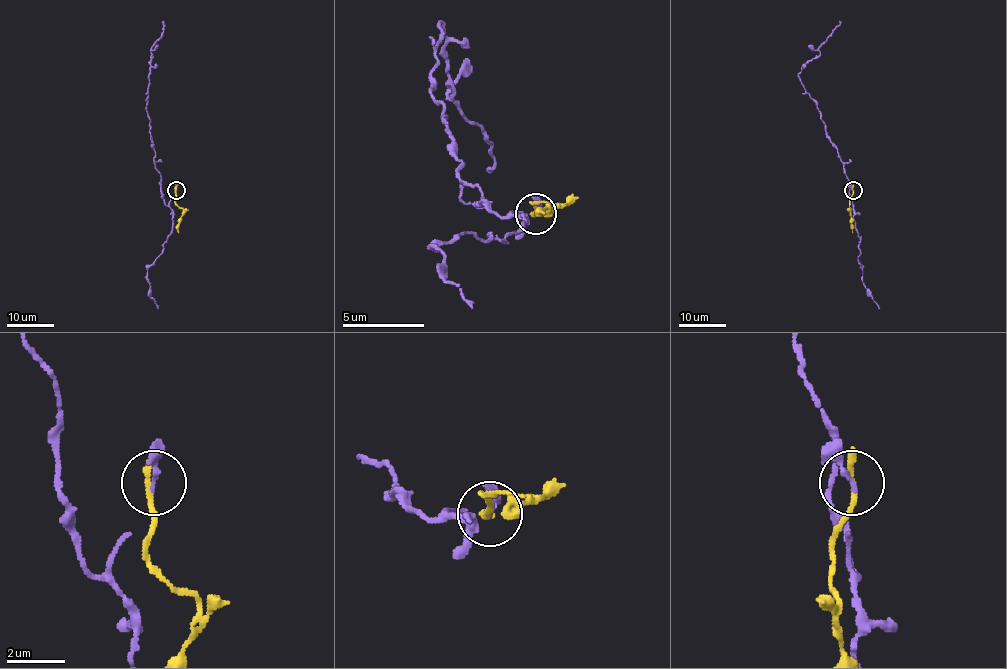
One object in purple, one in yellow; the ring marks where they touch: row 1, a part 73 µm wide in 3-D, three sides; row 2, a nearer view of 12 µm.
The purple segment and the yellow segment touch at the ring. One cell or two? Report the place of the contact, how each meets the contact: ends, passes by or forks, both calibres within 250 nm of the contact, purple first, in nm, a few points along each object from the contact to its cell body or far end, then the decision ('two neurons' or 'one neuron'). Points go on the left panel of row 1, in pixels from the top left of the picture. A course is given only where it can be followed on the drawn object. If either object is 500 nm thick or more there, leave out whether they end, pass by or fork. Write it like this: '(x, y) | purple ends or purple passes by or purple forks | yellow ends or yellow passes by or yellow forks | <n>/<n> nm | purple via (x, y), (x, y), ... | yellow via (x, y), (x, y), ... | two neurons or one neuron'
(176, 190) | purple ends | yellow ends | 200/240 nm | purple via (176, 191), (166, 205), (155, 166), (146, 104), (151, 48), (162, 35), (164, 21) | yellow via (176, 191), (174, 202), (183, 209), (178, 233) | two neurons

